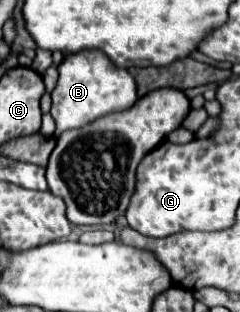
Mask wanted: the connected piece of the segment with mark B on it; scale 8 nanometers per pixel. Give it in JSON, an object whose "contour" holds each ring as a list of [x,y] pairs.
{"contour":[[[83,50],[65,56],[65,60],[59,66],[59,80],[51,96],[53,96],[51,116],[57,126],[53,136],[59,138],[59,134],[63,134],[65,130],[83,128],[105,114],[123,112],[129,106],[133,106],[137,102],[137,84],[135,78],[125,68],[113,66],[103,52]]]}

